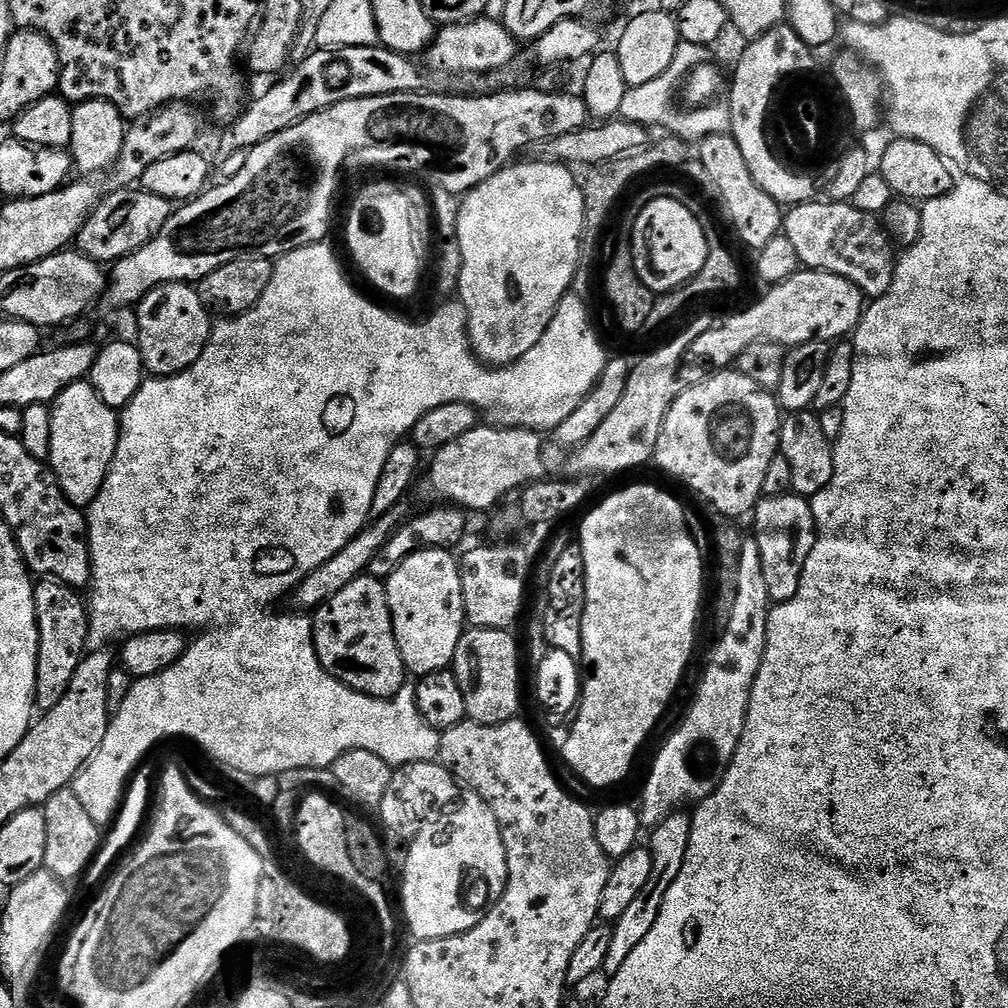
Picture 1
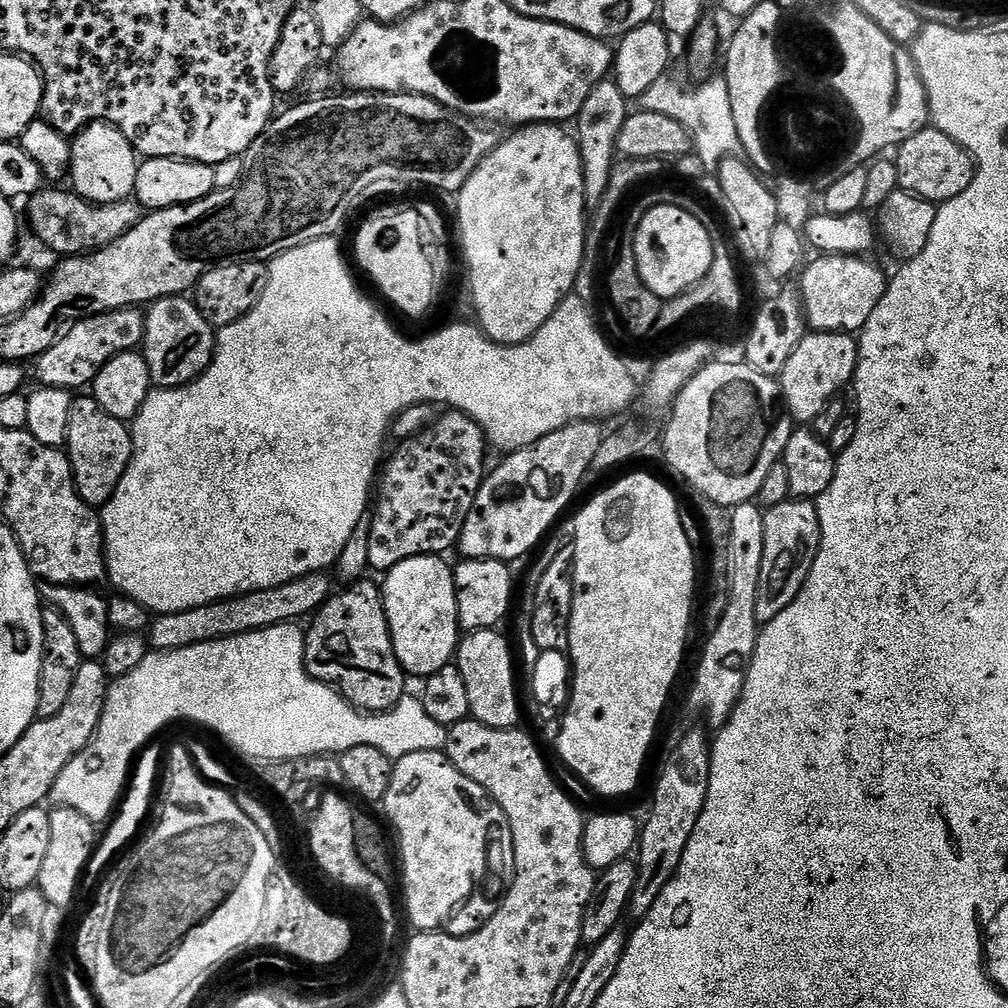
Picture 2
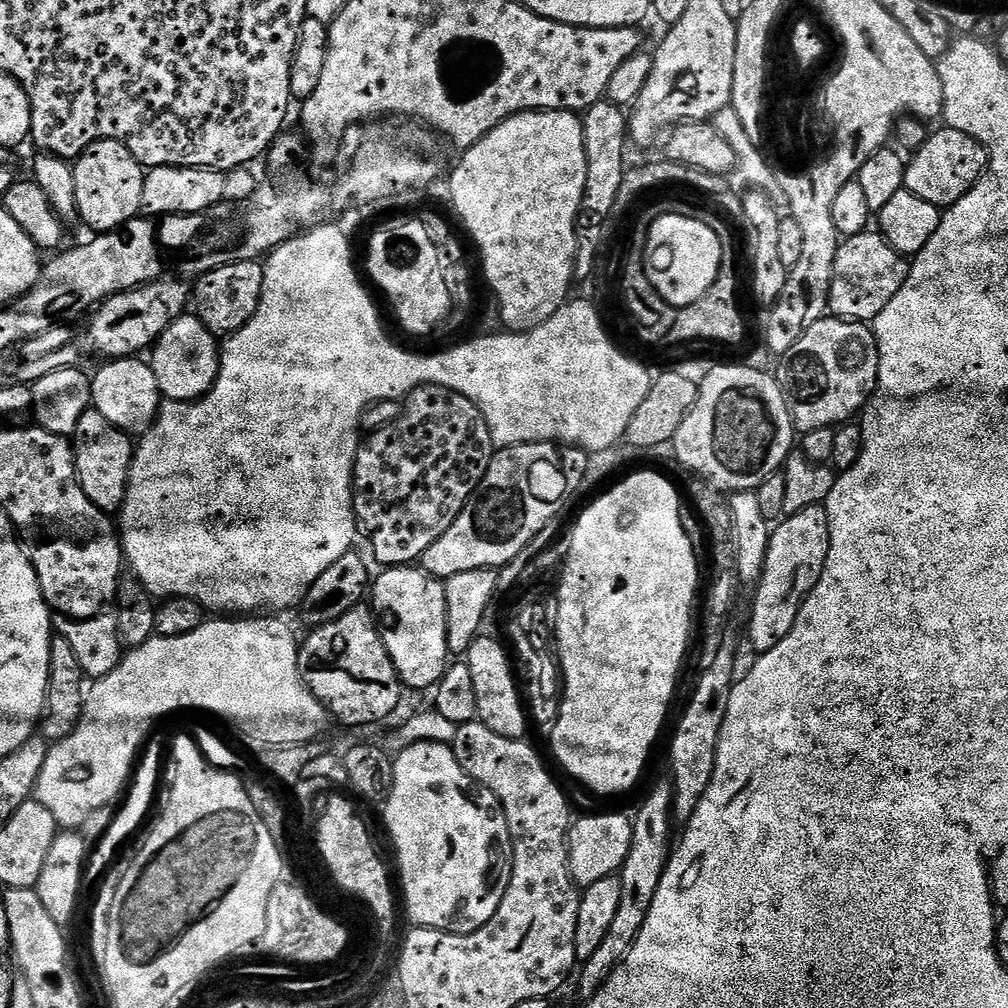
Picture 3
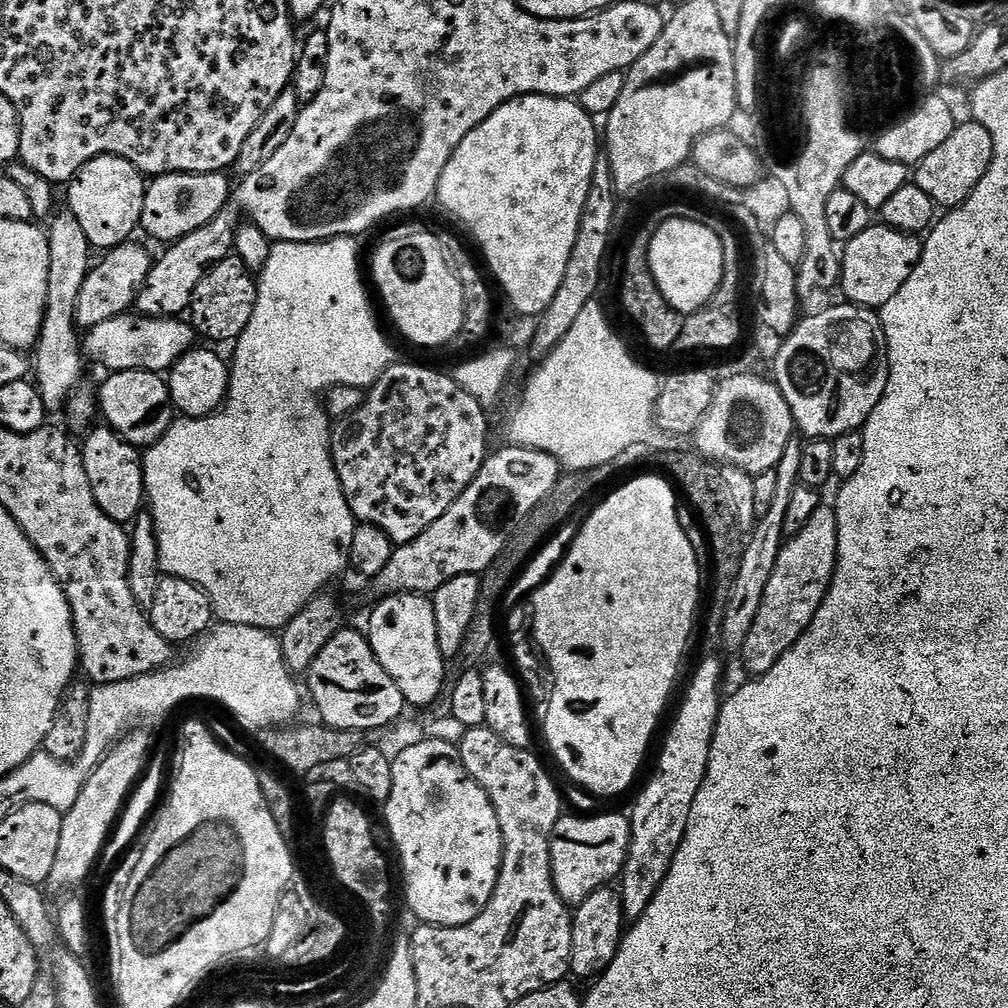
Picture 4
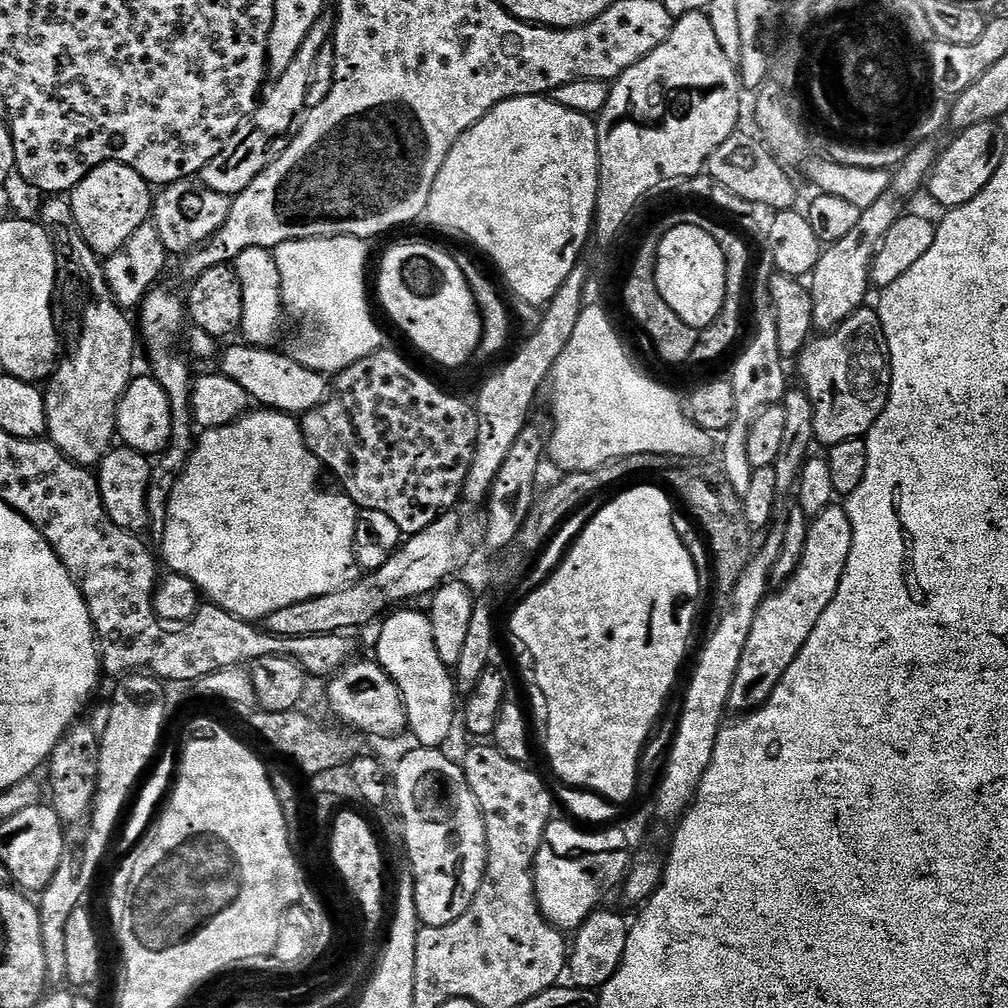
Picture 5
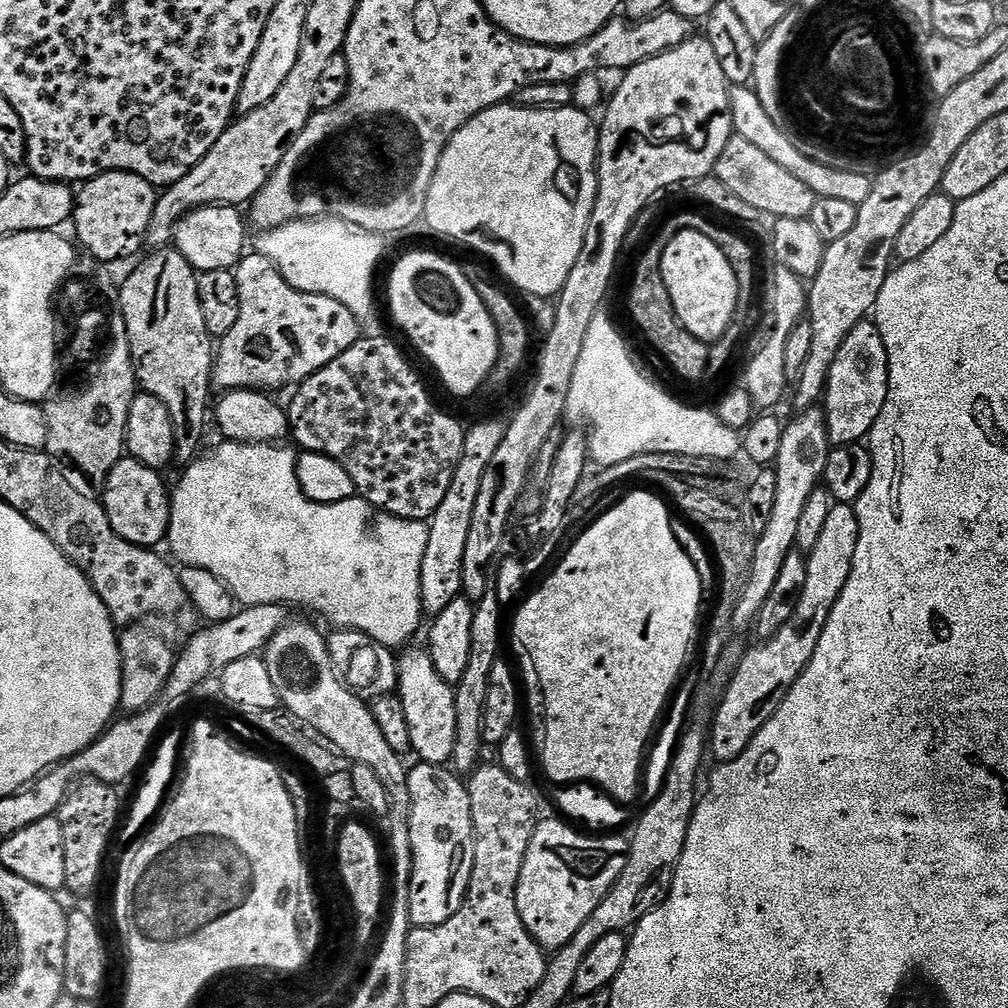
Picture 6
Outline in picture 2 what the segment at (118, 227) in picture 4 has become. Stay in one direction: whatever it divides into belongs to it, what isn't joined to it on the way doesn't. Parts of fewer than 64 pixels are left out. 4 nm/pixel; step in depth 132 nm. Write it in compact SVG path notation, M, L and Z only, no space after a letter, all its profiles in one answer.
M96 120L88 124L81 132L77 132L71 141L72 170L71 187L76 195L92 204L113 204L119 200L129 199L136 191L138 178L138 153L132 143L122 134L122 130L104 120Z

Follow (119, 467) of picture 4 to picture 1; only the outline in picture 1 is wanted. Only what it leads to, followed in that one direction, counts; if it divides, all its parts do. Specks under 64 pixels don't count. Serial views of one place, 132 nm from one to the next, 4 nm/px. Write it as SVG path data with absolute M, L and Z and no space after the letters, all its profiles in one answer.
M87 379L66 386L51 405L50 454L47 463L70 503L81 510L98 498L108 477L120 437L117 409L106 406Z

